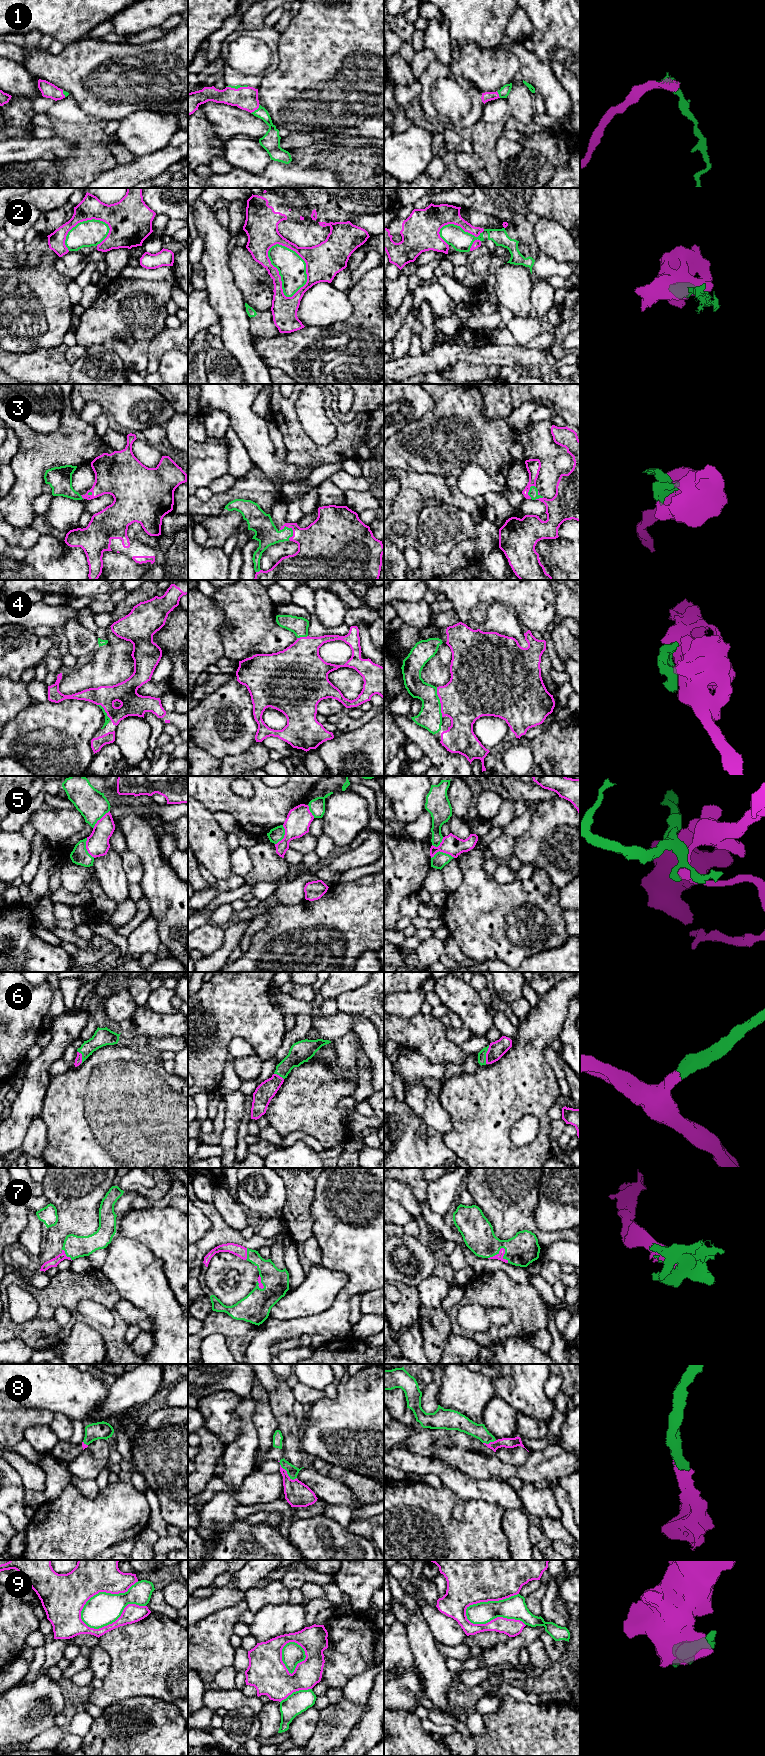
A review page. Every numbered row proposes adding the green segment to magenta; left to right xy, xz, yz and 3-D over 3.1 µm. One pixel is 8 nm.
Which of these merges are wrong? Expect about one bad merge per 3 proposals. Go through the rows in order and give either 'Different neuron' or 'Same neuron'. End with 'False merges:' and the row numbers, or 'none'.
1: Same neuron
2: Different neuron
3: Same neuron
4: Same neuron
5: Different neuron
6: Same neuron
7: Same neuron
8: Same neuron
9: Different neuron
False merges: 2, 5, 9

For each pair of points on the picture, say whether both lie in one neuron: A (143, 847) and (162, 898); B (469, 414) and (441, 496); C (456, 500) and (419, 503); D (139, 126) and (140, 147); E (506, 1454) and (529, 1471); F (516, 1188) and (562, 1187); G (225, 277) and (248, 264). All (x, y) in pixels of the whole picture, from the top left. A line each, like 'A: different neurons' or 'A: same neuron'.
A: same neuron
B: different neurons
C: same neuron
D: same neuron
E: different neurons
F: different neurons
G: different neurons

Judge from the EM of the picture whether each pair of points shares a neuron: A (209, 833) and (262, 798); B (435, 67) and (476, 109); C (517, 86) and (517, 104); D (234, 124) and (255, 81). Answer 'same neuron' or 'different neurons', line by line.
A: different neurons
B: same neuron
C: same neuron
D: different neurons

